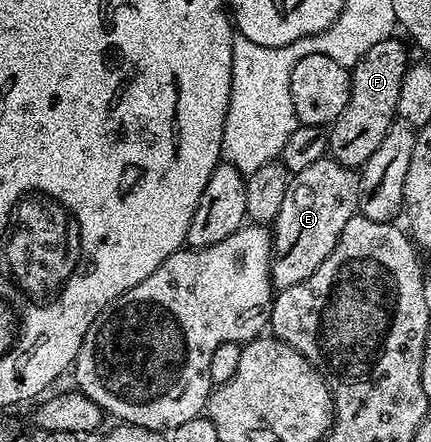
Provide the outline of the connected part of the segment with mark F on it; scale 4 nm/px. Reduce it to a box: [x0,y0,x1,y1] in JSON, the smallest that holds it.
[329,37,409,169]

